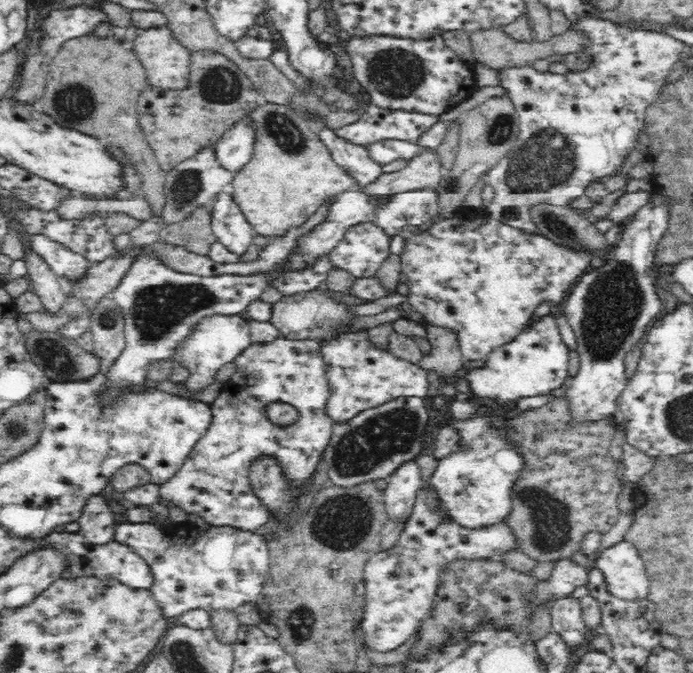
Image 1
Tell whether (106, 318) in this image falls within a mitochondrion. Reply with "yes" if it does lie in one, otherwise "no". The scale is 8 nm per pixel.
yes

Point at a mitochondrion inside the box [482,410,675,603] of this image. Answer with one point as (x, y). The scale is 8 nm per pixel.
(550, 517)

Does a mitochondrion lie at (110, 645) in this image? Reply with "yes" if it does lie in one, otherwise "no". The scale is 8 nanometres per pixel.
no

